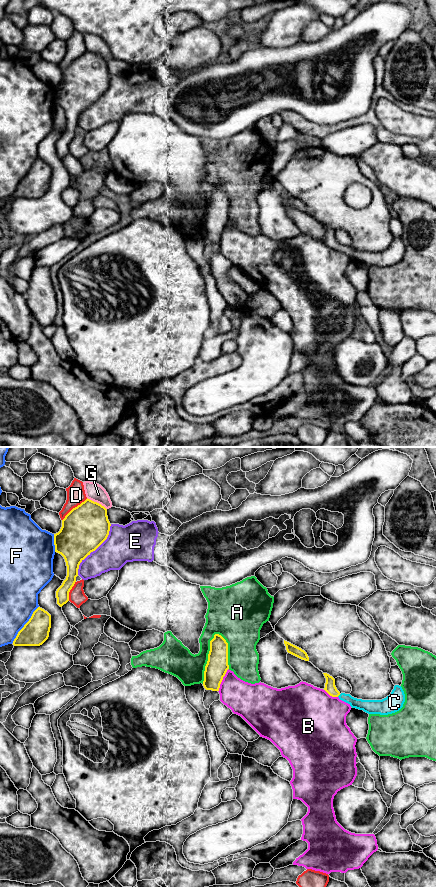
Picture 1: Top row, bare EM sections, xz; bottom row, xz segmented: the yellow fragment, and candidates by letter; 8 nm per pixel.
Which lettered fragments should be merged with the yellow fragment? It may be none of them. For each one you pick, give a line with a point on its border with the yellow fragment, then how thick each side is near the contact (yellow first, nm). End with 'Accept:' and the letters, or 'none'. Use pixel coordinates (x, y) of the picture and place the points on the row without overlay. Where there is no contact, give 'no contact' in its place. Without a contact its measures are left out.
C: contact xz (338, 247); calibres 90 and 100 nm
Accept: C

